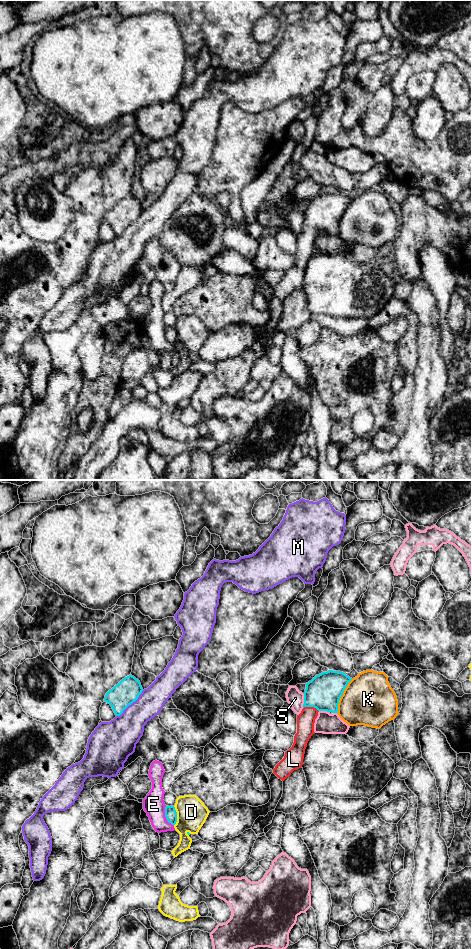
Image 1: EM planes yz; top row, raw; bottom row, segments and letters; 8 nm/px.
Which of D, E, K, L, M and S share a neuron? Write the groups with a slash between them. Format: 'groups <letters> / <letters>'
groups D / E / K / L / M / S

